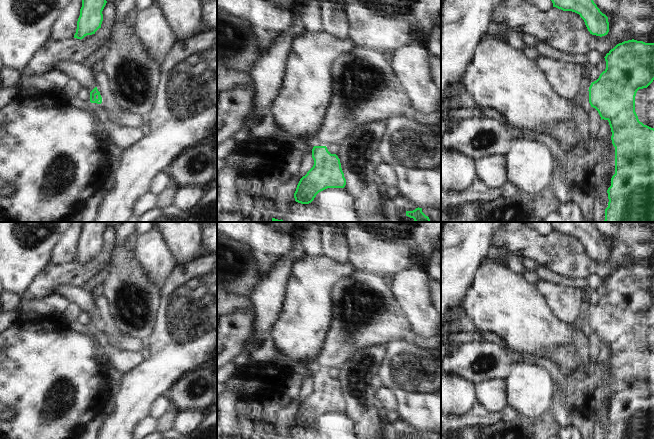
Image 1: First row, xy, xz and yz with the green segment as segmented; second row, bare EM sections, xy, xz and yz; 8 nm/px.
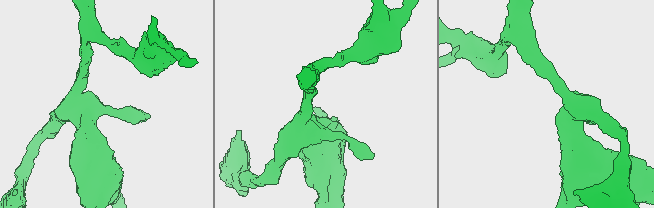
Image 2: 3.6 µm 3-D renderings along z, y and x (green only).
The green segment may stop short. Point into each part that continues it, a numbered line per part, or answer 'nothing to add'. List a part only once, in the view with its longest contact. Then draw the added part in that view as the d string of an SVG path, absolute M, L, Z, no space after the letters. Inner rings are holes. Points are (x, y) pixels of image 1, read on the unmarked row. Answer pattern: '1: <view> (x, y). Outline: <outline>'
nothing to add

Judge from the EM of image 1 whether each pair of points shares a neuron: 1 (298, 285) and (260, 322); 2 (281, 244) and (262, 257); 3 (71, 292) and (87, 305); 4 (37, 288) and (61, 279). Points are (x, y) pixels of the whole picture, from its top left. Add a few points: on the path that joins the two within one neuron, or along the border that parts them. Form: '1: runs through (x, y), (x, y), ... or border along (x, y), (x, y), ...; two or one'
1: border along (290, 276), (286, 286), (286, 297), (276, 321); two
2: runs through (276, 244), (267, 252); one
3: runs through (75, 295), (83, 301); one
4: runs through (43, 284), (50, 279), (55, 279); one

